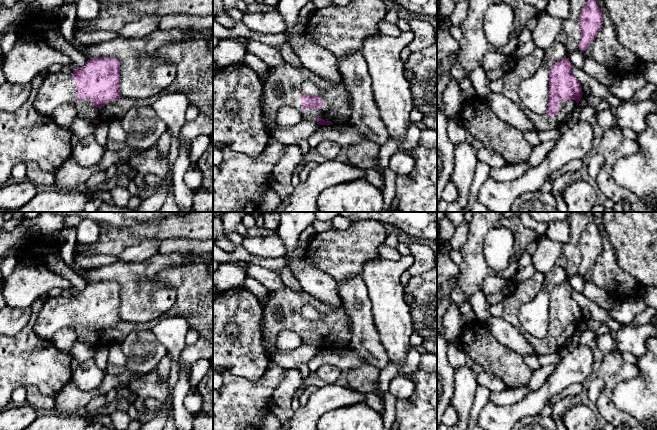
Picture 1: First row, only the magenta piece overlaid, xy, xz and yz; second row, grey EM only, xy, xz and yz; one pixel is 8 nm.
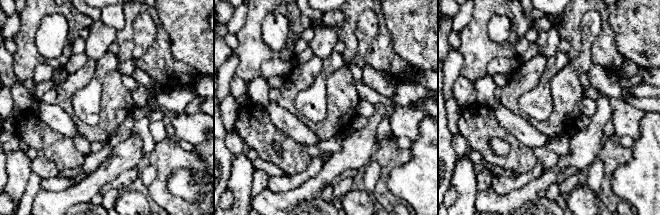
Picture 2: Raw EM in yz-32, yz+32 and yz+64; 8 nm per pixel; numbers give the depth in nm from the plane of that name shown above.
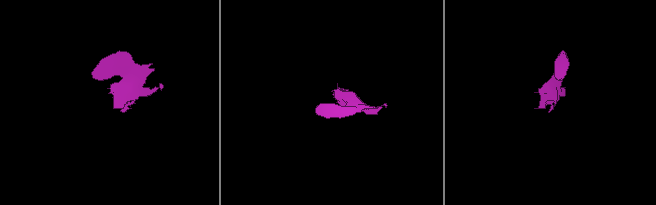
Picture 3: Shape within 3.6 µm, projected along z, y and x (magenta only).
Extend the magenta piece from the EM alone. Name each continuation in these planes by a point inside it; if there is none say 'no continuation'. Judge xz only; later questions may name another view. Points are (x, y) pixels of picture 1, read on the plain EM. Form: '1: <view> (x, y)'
1: xz (283, 313)

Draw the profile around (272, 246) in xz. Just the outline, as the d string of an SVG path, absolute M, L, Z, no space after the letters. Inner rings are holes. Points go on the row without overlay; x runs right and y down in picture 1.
M278 231L267 237L246 237L242 246L250 254L261 258L284 257L287 253L286 246L279 237Z

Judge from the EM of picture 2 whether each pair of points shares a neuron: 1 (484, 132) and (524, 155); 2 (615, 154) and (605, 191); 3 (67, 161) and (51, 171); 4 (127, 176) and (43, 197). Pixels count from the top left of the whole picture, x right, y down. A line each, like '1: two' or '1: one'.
1: one
2: one
3: two
4: two

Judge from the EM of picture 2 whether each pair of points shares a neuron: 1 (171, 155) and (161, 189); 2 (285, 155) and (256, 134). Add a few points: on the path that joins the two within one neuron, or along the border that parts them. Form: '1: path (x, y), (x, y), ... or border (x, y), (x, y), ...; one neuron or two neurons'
1: path (166, 163), (161, 181); one neuron
2: path (278, 158), (262, 142); one neuron

